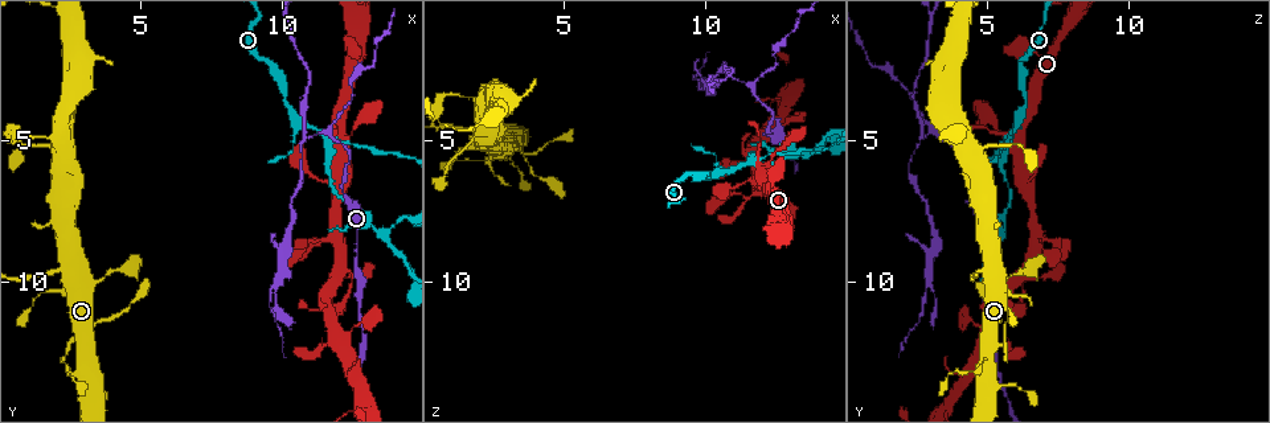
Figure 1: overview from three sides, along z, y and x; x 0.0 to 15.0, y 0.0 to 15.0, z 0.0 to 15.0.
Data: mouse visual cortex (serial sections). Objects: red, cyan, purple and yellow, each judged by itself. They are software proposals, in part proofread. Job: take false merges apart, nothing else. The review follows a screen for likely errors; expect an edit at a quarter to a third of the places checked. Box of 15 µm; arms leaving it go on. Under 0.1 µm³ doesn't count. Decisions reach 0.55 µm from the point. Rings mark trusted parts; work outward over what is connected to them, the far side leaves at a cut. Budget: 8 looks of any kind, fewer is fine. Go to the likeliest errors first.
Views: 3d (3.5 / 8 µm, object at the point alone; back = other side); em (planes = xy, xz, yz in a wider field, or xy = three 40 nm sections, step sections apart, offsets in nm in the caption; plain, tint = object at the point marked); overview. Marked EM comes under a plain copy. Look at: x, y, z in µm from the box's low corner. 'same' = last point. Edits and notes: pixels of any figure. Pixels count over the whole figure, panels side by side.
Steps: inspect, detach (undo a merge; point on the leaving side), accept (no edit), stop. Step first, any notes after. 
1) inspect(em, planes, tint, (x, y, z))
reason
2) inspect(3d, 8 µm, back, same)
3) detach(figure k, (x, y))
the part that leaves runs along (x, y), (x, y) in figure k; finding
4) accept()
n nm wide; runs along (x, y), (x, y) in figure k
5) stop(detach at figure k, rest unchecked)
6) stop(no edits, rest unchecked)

inspect(3d, 3.5 µm, (10.9, 4.9, 2.7))
arms part here

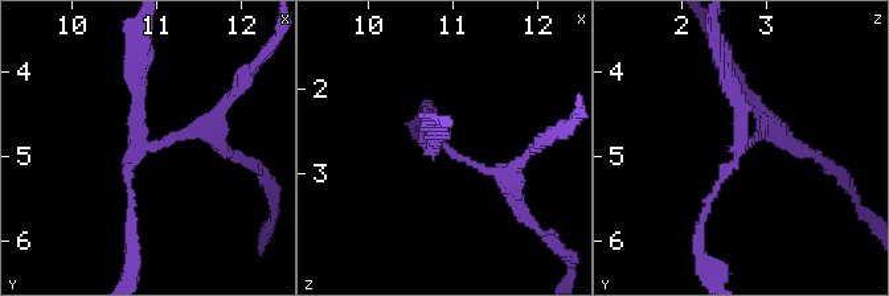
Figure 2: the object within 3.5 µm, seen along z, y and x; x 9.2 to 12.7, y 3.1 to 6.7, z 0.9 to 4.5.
inspect(em, xy, step 3, tint, (10.85, 4.85, 2.65))
3 arms; arms of 100, 200, 200 nm

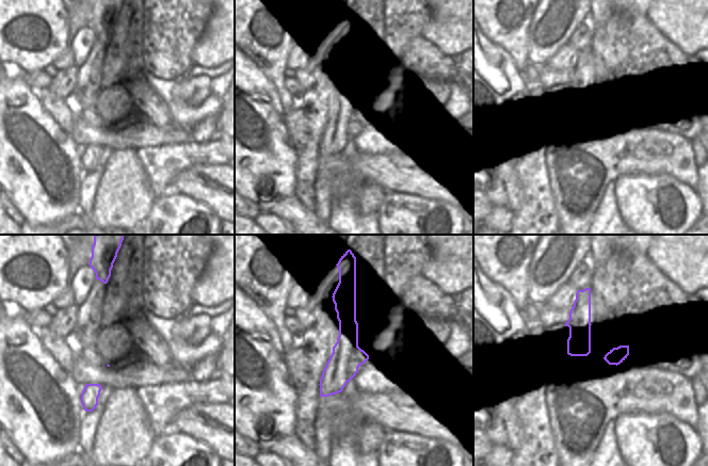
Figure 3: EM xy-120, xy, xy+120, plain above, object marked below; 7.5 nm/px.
detach(figure 2, (734, 98))
the part that leaves runs along (737, 146), (700, 222), (707, 263) in figure 2; a second cell is stuck on

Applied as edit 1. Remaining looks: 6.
inspect(3d, 3.5 µm, (11.6, 4.8, 5.8))
three-way junction

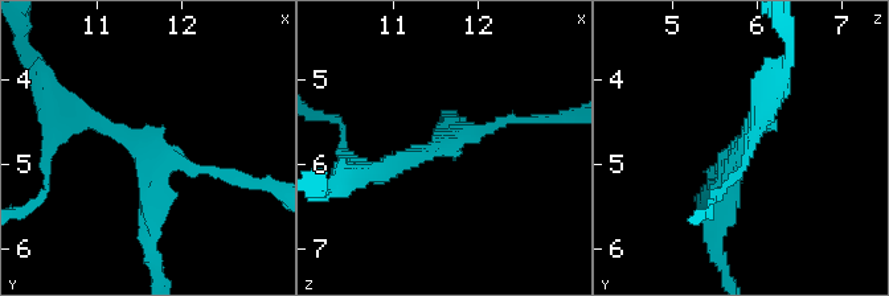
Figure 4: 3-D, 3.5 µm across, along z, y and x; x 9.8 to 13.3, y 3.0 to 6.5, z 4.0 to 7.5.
inspect(em, xy, step 2, tint, (11.60, 4.90, 5.75))
shape alone is not enough

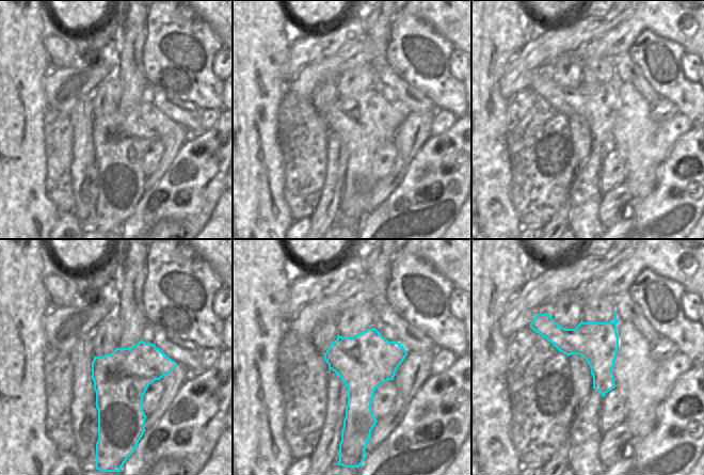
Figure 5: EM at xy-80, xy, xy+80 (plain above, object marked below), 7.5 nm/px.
detach(figure 4, (720, 216))
arms of 100, 250, 250 nm; a second cell is stuck on

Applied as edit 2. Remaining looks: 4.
inspect(overview)

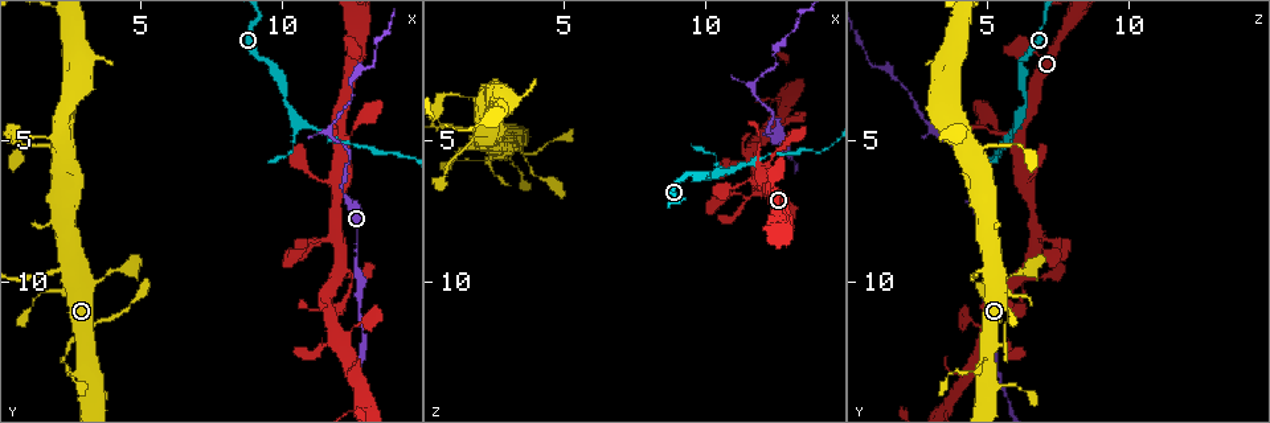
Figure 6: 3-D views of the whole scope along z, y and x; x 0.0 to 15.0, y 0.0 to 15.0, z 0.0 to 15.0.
inspect(3d, 3.5 µm, (3.3, 10.1, 5.3))
thick turns thin

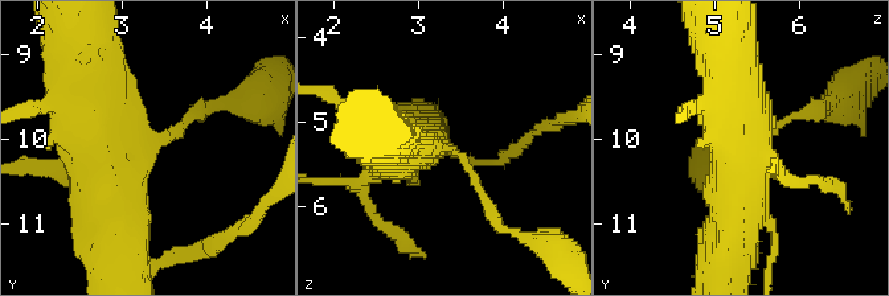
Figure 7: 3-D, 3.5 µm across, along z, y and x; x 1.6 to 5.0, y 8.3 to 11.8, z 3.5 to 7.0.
inspect(em, xy, step 3, tint, (3.25, 10.05, 5.30))
arms of 100, 700 nm; now the EM

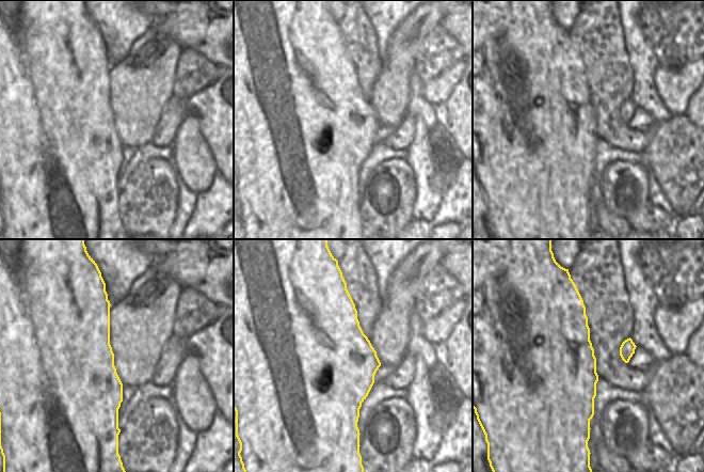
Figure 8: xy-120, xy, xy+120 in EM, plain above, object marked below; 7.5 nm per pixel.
accept()
continuous, no second cell

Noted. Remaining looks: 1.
stop(detach at figure 2, detach at figure 4, rest unchecked)

